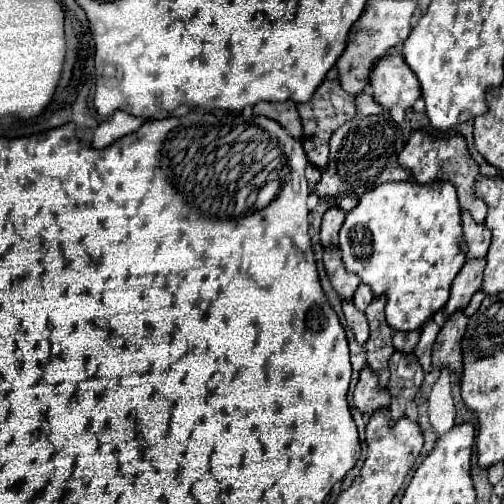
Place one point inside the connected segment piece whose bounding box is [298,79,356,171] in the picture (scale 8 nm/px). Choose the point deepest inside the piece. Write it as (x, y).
(330, 107)

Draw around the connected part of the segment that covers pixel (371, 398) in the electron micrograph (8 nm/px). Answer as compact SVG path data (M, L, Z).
M364 367L360 371L360 379L354 391L354 405L368 417L376 409L390 405L390 393L378 385L378 375L370 371L370 367Z

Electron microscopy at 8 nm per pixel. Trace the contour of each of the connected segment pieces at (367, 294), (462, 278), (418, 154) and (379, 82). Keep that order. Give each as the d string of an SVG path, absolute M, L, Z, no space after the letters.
M360 283L358 285L358 289L356 289L356 293L354 293L354 297L352 297L352 303L360 309L360 311L366 311L366 307L368 307L368 303L372 301L372 291L370 291L370 287L366 285L366 283Z
M486 257L468 259L464 263L464 267L460 269L460 273L456 275L456 279L452 283L452 293L444 307L446 315L452 315L456 309L464 309L470 303L472 295L482 287L484 267L486 267Z
M416 129L410 135L410 139L404 145L404 149L400 151L398 163L404 169L410 169L418 183L432 183L434 179L450 181L458 191L460 207L470 211L476 223L484 223L484 219L486 219L486 203L482 199L478 199L474 195L474 191L472 191L472 183L478 177L478 163L470 157L468 147L466 147L466 139L462 135L452 135L448 139L438 139L438 137L432 137L430 133L422 131L422 129Z
M398 49L388 51L376 61L376 67L370 73L370 87L374 91L374 99L386 109L392 105L410 109L422 93L416 75L404 63Z

